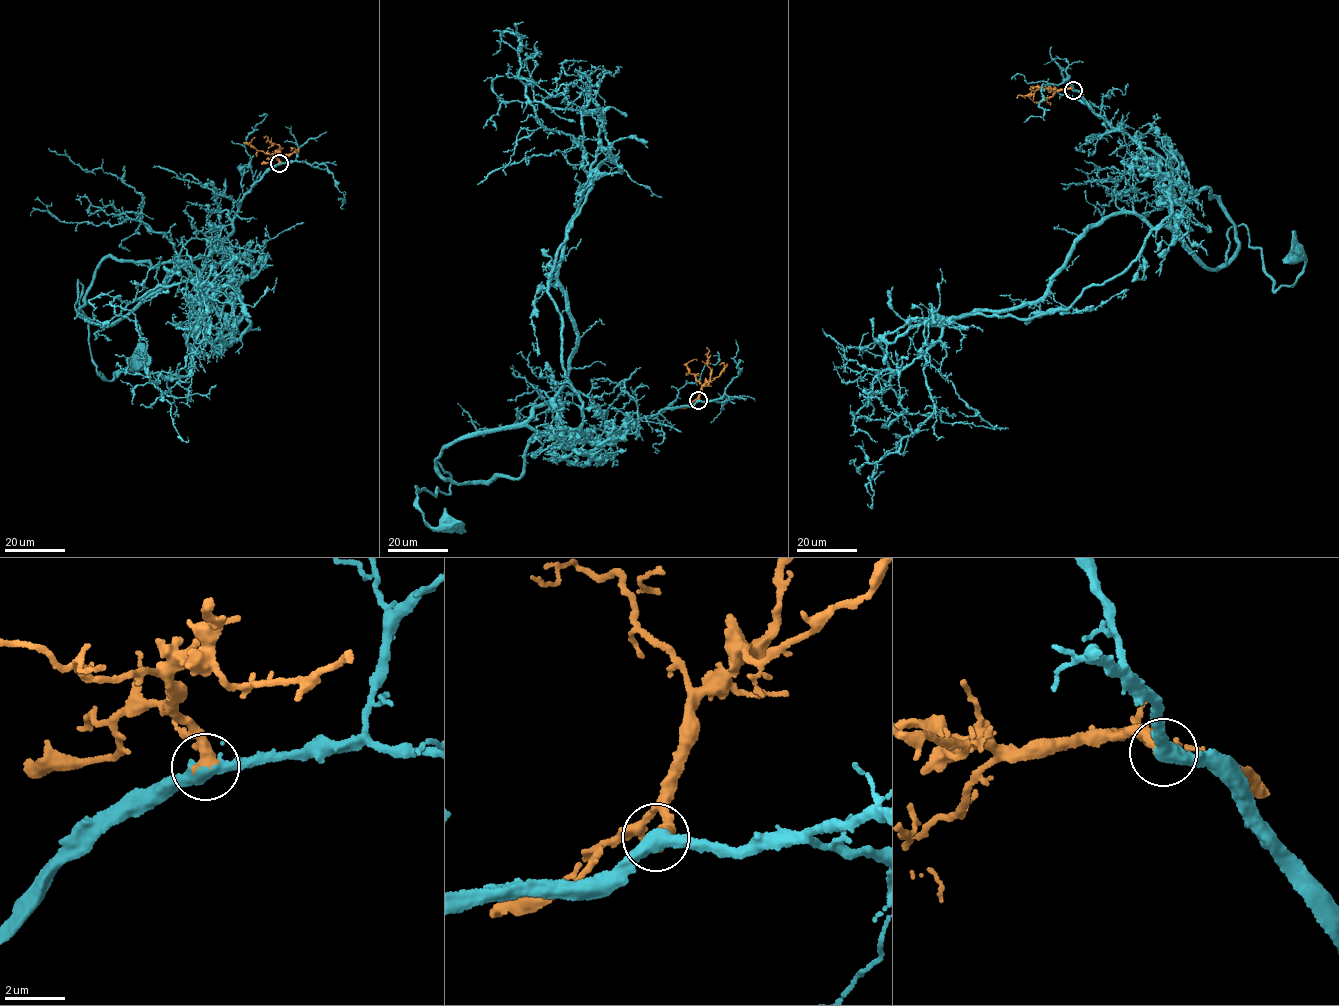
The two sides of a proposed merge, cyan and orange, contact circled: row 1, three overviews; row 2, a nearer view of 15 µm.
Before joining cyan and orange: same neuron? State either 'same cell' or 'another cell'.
same cell

